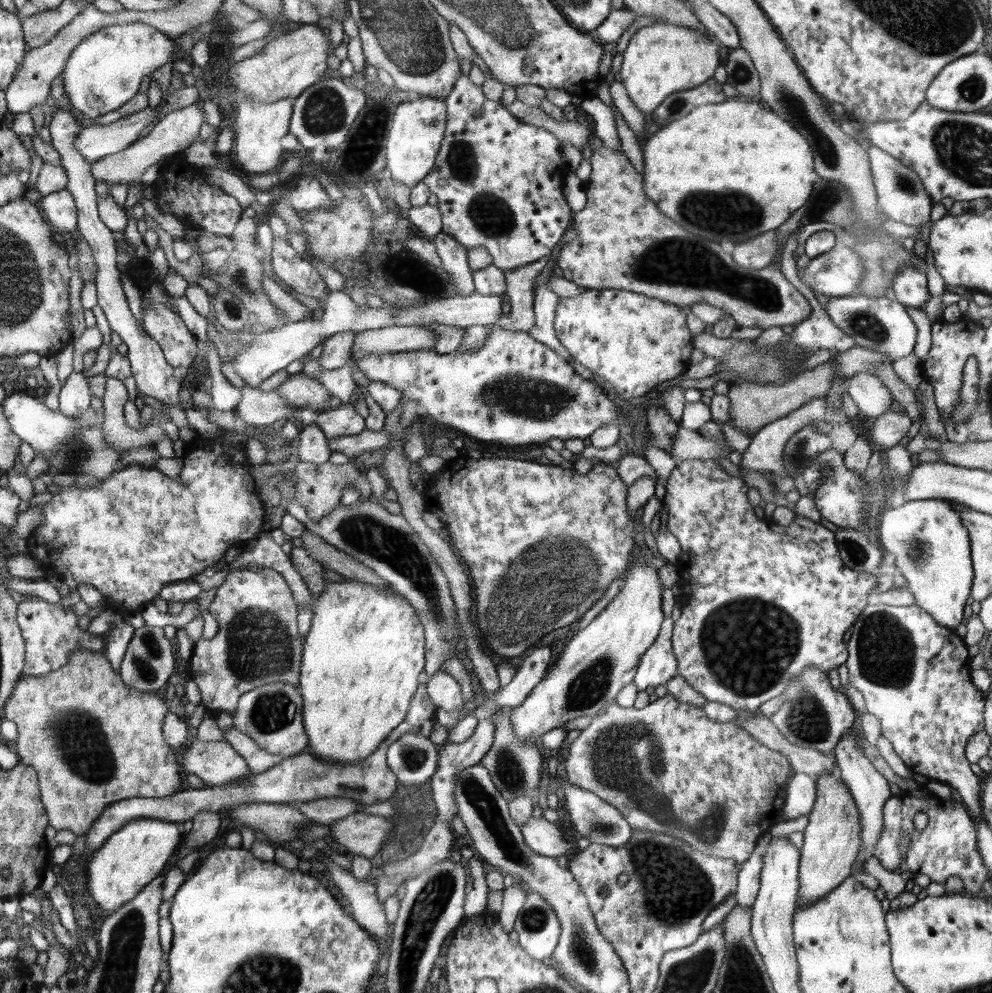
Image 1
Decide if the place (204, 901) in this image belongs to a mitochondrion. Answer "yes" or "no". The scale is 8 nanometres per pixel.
no

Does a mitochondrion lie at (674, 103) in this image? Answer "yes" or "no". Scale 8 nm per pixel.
yes

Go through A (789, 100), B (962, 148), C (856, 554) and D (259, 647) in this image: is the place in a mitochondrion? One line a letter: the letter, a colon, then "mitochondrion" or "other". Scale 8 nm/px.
A: mitochondrion
B: mitochondrion
C: mitochondrion
D: mitochondrion

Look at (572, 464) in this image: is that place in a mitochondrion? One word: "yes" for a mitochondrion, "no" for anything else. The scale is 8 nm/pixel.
no

